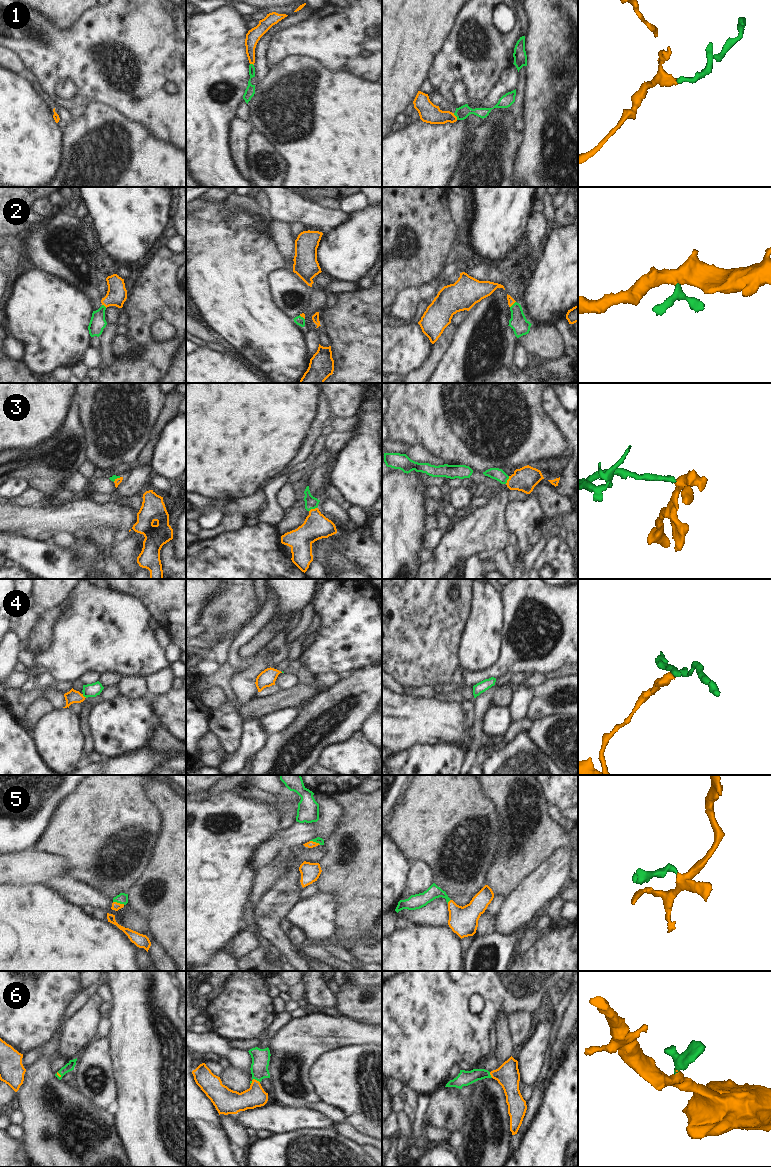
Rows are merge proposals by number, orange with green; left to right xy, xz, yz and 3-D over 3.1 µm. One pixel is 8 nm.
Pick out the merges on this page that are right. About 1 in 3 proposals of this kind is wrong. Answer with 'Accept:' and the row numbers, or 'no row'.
Accept: 1, 2, 3, 5, 6

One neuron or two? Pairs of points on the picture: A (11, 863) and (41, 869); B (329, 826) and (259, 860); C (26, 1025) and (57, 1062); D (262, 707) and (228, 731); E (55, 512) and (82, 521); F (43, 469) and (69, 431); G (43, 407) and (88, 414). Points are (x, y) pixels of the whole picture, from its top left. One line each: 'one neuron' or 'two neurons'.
A: one neuron
B: one neuron
C: two neurons
D: two neurons
E: one neuron
F: one neuron
G: two neurons

